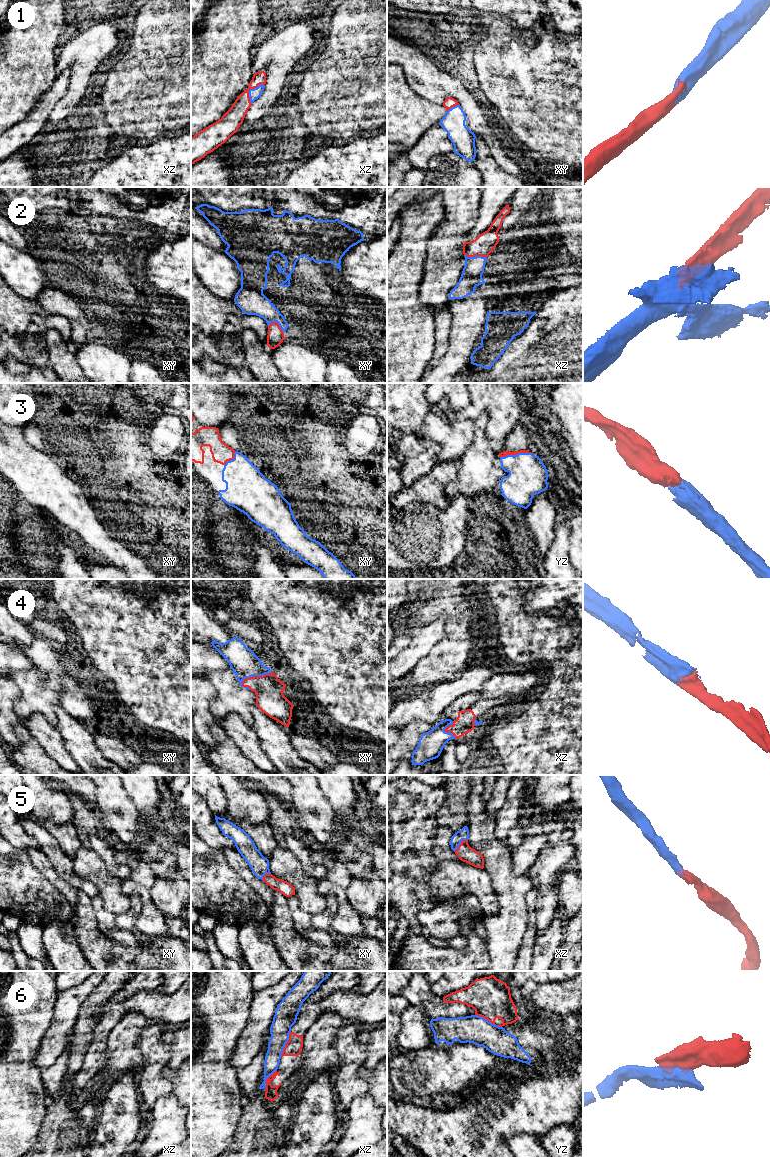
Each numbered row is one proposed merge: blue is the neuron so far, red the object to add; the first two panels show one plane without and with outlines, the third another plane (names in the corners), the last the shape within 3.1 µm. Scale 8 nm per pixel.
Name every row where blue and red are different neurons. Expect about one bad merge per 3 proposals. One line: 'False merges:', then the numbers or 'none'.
False merges: 6

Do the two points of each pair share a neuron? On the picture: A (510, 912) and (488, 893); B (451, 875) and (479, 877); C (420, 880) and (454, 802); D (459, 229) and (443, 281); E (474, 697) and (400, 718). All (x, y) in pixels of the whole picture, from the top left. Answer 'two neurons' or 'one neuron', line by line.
A: two neurons
B: one neuron
C: two neurons
D: one neuron
E: two neurons

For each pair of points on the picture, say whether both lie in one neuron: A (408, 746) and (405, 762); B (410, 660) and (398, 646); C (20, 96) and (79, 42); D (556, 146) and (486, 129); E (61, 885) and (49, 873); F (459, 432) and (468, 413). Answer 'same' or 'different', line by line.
A: different
B: different
C: different
D: different
E: same
F: different

